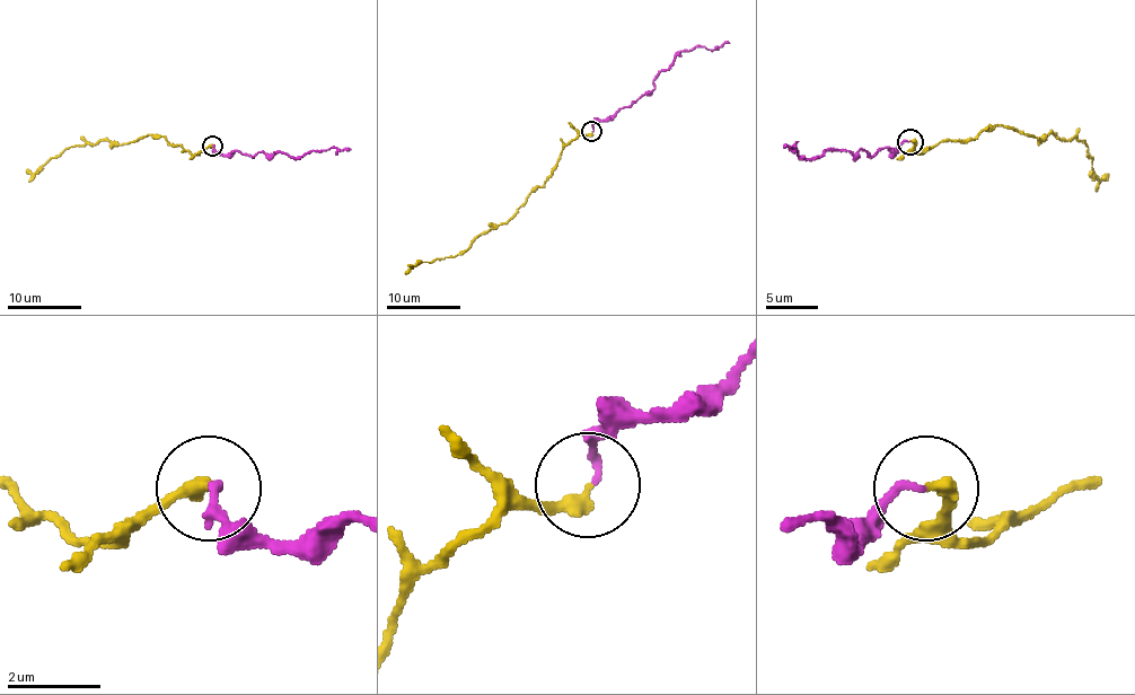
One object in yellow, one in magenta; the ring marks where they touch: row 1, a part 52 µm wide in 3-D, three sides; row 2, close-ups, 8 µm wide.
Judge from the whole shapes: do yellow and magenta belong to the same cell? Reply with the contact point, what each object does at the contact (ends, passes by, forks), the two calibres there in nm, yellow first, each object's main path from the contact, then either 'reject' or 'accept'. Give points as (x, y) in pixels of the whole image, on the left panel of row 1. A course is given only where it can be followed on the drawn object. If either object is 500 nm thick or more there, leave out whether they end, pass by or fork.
at (212, 146); yellow ends there; magenta ends there; 320 nm thick on the yellow side, 140 nm on the other; yellow runs (212, 146), (195, 155), (147, 134), (126, 143), (104, 140), (93, 146), (63, 149), (34, 174), (26, 169); magenta runs (214, 146), (221, 155), (238, 151), (253, 157), (287, 152), (298, 158), (337, 147), (350, 149); accept

